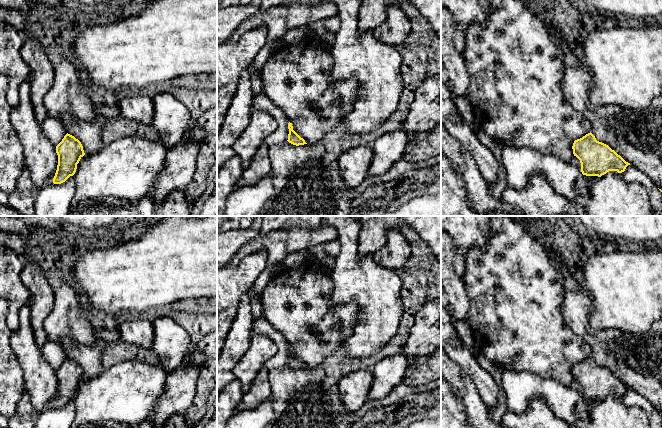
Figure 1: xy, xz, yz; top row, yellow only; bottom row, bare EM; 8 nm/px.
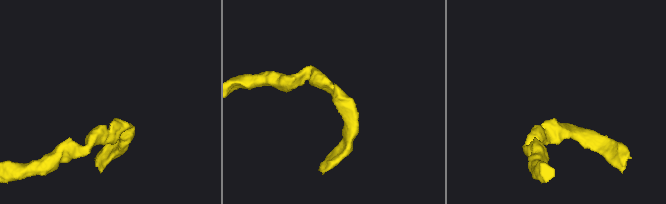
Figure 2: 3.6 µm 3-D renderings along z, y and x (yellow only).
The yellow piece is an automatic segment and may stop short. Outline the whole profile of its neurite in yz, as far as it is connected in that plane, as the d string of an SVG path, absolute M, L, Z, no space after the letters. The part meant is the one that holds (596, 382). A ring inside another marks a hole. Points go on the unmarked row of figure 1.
M591 356L575 364L572 373L586 400L601 401L609 395L622 397L630 389L608 369L597 365Z

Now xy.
M68 357L56 370L56 377L58 379L58 389L53 407L61 408L75 398L77 388L85 377L81 366Z

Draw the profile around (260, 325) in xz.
M263 316L253 321L253 330L255 333L267 335L277 346L276 354L265 362L264 367L270 371L277 367L286 366L289 358L289 345L285 338L271 327Z

